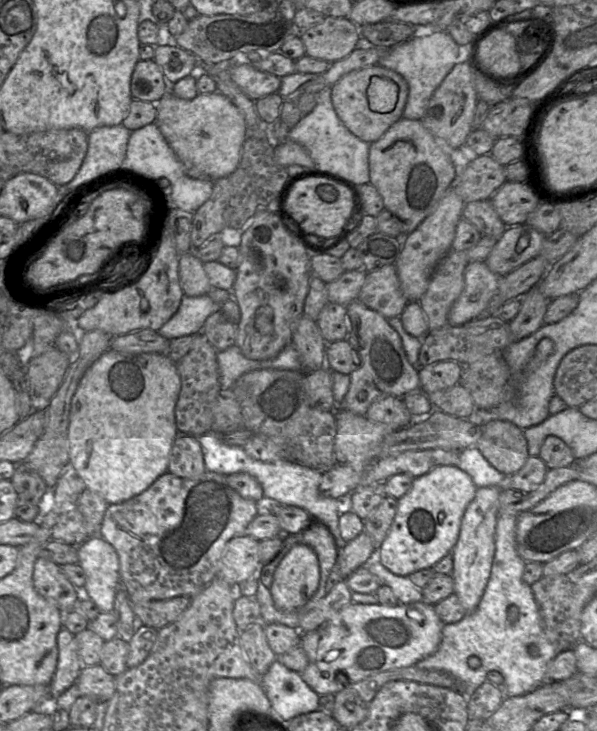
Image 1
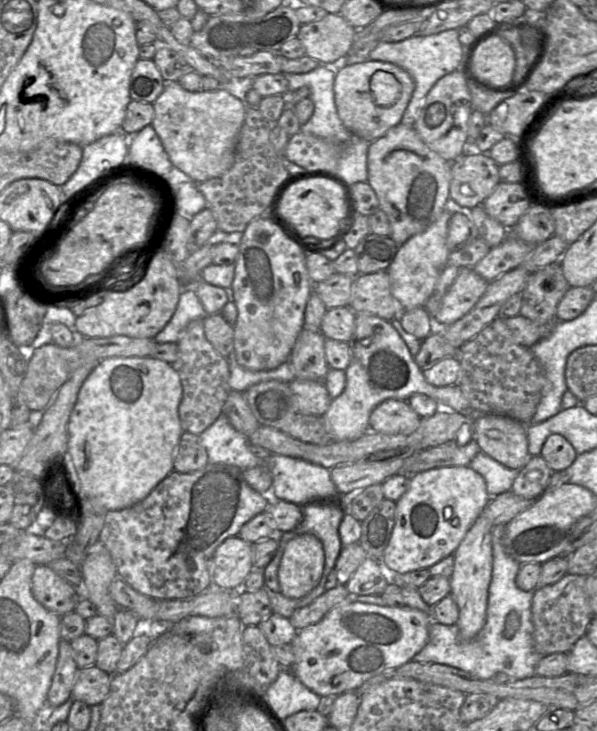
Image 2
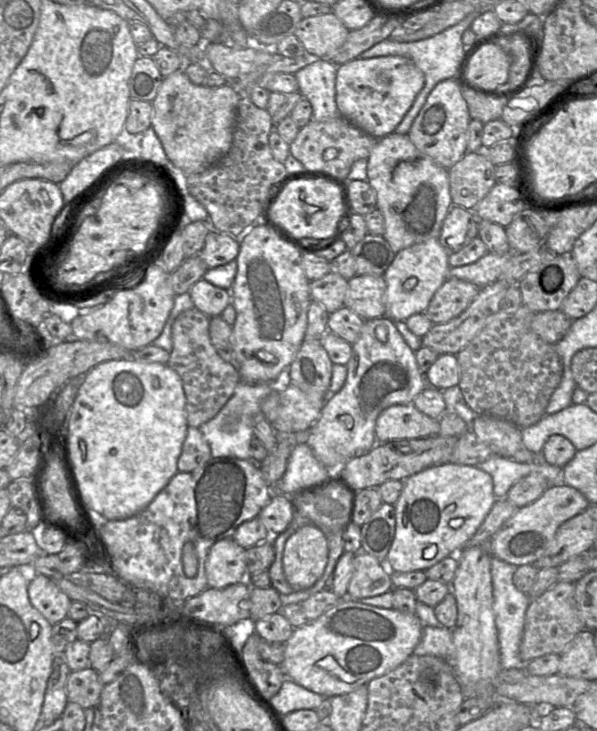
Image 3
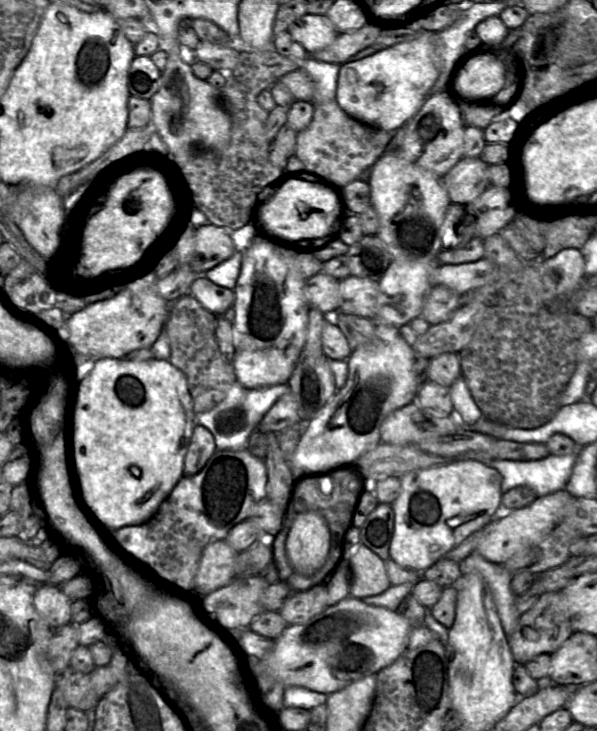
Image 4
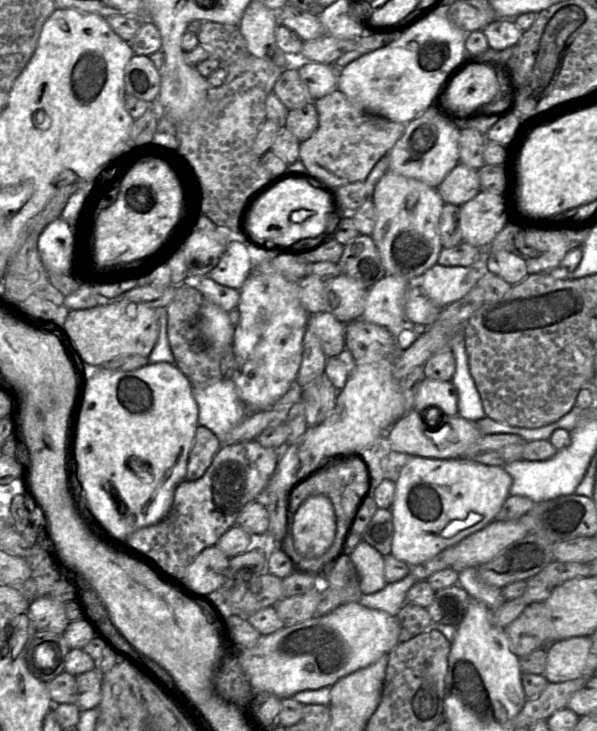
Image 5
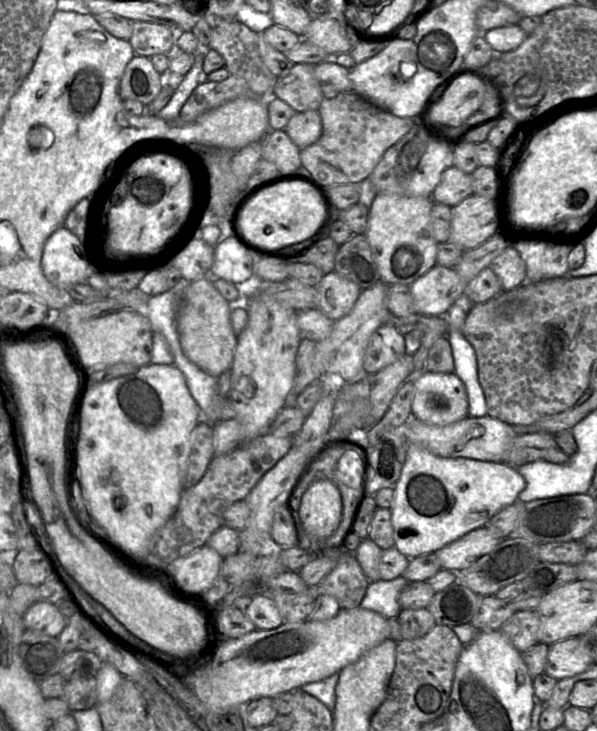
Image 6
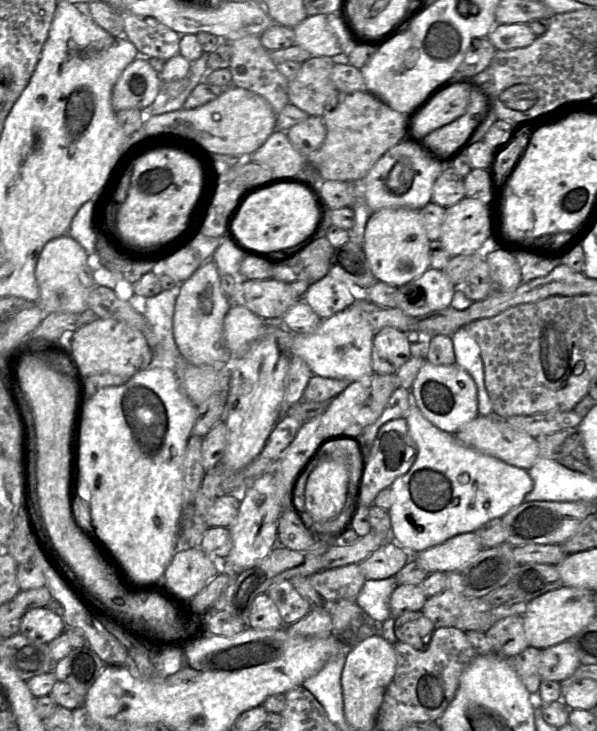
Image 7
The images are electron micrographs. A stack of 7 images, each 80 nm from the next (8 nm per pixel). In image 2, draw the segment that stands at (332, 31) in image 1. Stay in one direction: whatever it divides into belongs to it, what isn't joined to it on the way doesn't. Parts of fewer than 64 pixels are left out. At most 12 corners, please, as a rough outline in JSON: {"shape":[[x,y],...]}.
{"shape":[[340,14],[302,24],[305,54],[338,66],[350,53],[356,28]]}

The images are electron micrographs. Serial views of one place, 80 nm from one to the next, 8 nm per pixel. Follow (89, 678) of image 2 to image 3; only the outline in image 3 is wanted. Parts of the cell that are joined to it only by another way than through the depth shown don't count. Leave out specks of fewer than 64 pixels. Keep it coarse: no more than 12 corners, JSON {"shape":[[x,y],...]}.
{"shape":[[92,667],[71,671],[69,702],[82,708],[99,703],[104,685]]}

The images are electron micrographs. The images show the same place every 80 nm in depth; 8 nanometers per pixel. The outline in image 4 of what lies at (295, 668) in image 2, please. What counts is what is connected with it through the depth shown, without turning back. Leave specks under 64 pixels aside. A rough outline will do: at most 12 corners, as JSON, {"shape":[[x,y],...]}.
{"shape":[[351,596],[288,625],[261,660],[331,694],[392,664],[412,629]]}

